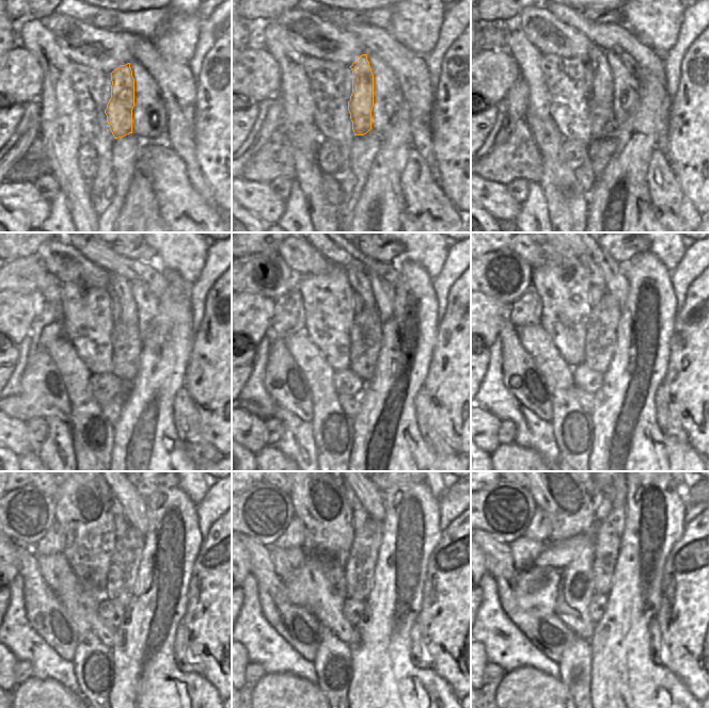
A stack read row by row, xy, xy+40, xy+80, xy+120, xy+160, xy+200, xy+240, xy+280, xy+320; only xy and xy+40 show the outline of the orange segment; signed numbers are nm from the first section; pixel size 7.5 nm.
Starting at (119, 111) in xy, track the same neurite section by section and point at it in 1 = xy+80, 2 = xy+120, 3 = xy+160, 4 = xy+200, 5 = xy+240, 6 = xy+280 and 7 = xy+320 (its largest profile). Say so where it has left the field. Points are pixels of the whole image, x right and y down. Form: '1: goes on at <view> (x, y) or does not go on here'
1: goes on at xy+80 (602, 85)
2: goes on at xy+120 (120, 289)
3: goes on at xy+160 (359, 280)
4: goes on at xy+200 (595, 274)
5: goes on at xy+240 (116, 509)
6: goes on at xy+280 (352, 499)
7: goes on at xy+320 (597, 496)

